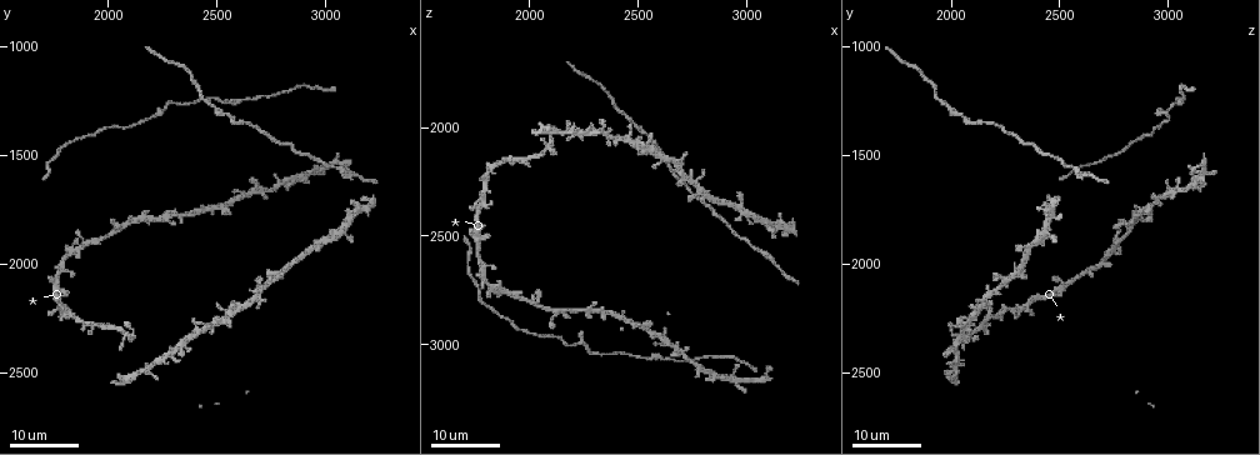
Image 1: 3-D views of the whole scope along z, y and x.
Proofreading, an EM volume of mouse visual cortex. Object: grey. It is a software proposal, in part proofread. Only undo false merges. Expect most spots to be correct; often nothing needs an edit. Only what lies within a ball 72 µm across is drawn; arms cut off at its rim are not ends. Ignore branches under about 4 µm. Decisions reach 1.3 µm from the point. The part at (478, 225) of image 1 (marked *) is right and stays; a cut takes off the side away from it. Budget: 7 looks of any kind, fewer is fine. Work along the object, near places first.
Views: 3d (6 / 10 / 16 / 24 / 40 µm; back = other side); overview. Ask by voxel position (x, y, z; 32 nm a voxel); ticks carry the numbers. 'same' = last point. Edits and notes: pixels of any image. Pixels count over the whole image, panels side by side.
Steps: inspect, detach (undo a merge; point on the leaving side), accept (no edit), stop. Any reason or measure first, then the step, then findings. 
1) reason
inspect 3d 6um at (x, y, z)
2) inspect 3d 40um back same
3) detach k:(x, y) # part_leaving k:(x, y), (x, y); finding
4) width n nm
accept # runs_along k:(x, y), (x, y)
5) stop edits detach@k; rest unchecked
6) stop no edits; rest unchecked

calibre changes
inspect 3d 24um at (2530, 1260, 3050)

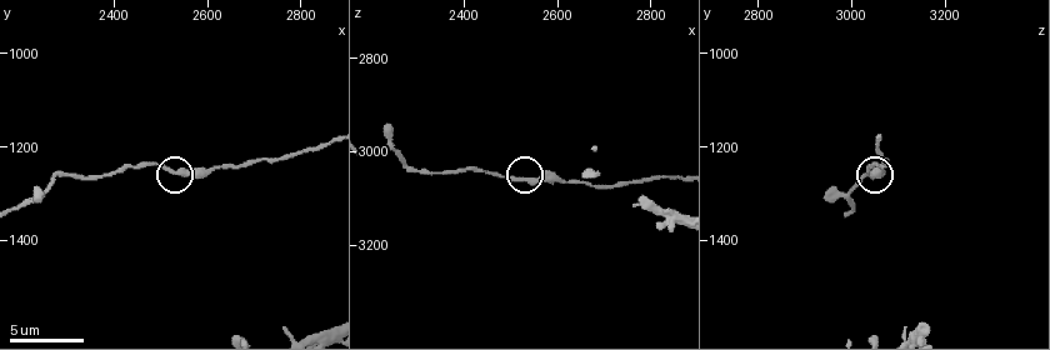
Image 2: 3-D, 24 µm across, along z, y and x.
inspect 3d 10um at (2540, 1250, 3060)

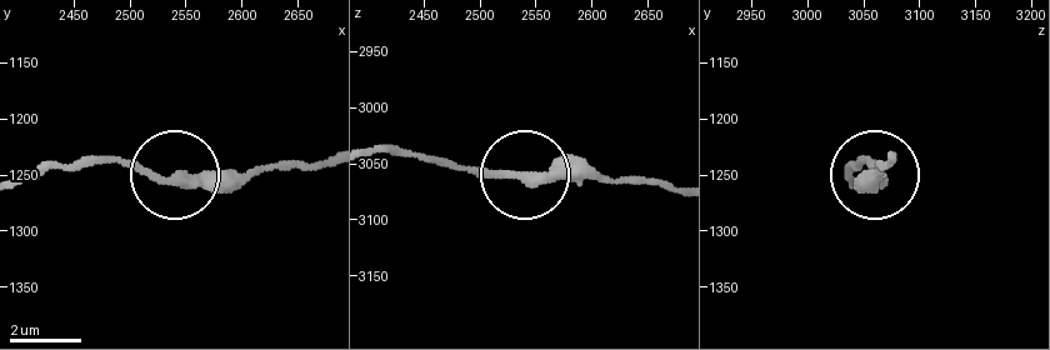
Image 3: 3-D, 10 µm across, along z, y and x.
accept # runs_along 3:(326, 156), (229, 176), (148, 176), (88, 159); one cell here

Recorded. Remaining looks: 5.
thick turns thin
inspect 3d 6um at (2215, 1315, 2995)

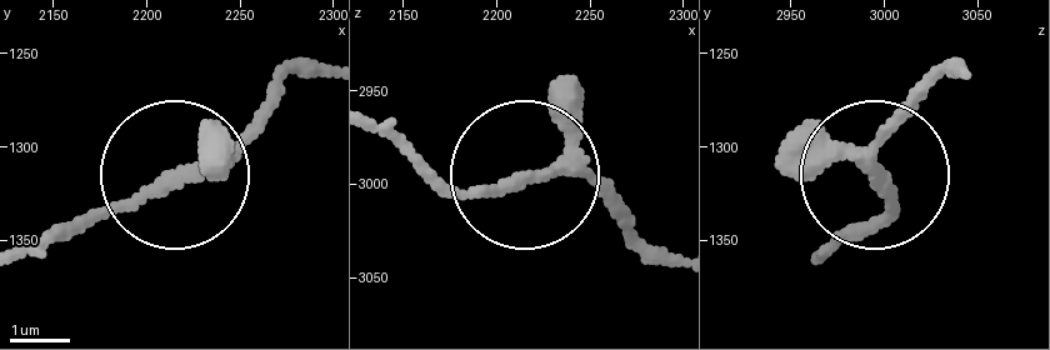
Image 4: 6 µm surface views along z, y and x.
accept # all the same cell

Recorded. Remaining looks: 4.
thick turns thin
inspect 3d 24um at (1750, 1520, 2700)

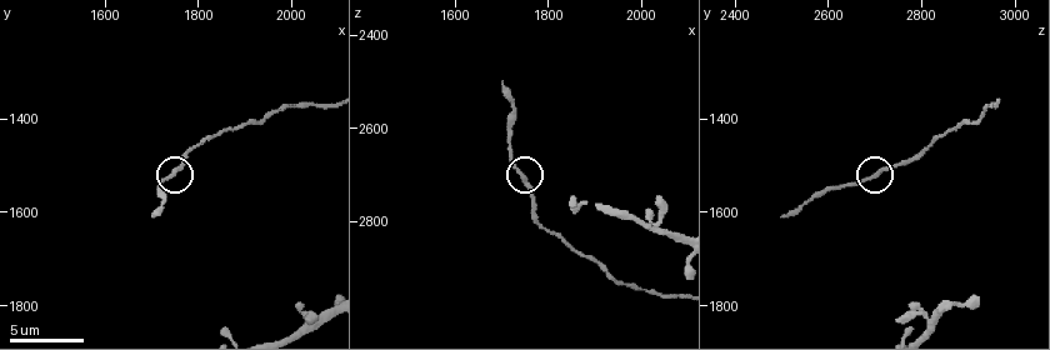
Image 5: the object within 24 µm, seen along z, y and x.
inspect 3d 10um at (1740, 1520, 2700)

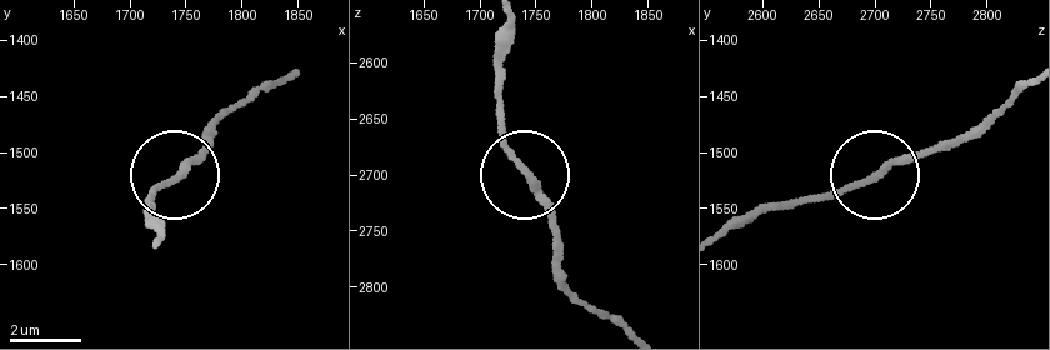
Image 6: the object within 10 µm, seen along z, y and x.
inspect 3d 10um back at (1736, 1526, 2692)

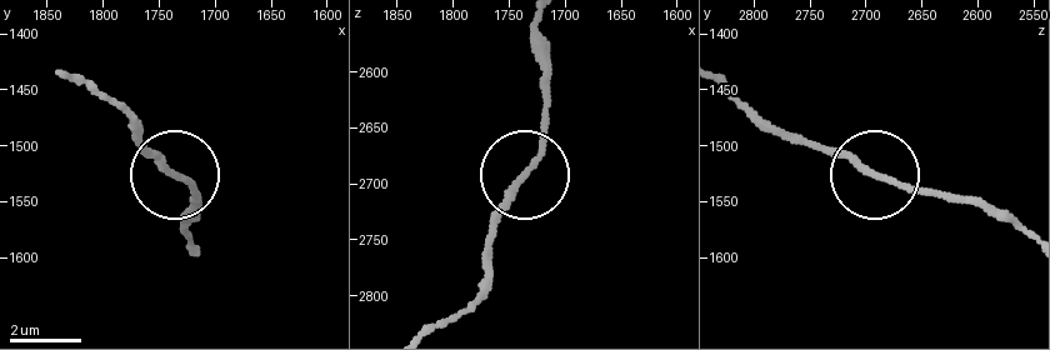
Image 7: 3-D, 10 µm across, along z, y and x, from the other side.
accept # all the same cell

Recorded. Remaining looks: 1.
stop no edits; rest unchecked

